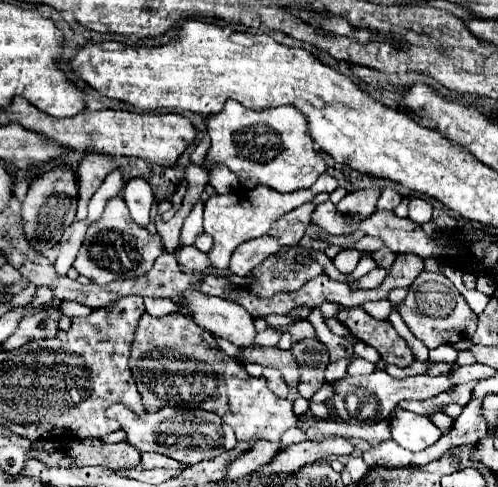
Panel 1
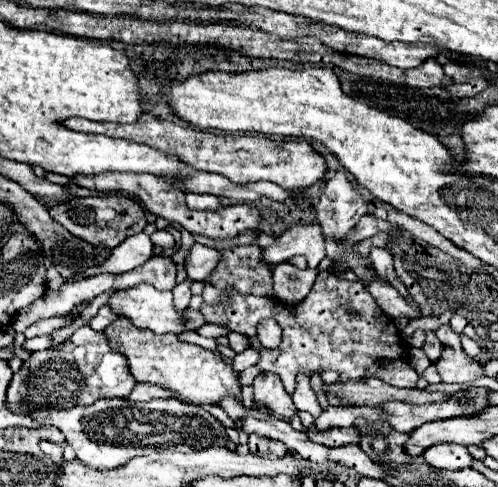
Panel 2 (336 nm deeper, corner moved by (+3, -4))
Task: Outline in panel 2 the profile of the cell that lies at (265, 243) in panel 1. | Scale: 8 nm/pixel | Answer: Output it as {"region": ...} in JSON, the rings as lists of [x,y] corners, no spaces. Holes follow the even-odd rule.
{"region":[[[192,244],[192,248],[188,250],[188,256],[184,260],[184,268],[190,280],[204,280],[218,264],[220,260],[220,252],[202,244]]]}

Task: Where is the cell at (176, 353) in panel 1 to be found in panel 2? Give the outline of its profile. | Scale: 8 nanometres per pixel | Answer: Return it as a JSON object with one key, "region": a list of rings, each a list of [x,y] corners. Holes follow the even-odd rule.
{"region":[[[116,318],[106,330],[104,336],[112,350],[124,354],[130,364],[130,372],[136,382],[160,384],[162,388],[178,392],[184,400],[192,404],[218,404],[224,396],[240,398],[238,374],[220,354],[208,352],[200,346],[180,342],[176,336],[156,336],[154,332],[136,328],[128,318]]]}

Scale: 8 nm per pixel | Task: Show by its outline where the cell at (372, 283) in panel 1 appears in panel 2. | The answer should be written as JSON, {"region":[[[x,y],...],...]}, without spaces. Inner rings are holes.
{"region":[[[204,324],[196,330],[196,334],[200,336],[206,336],[206,338],[218,338],[218,336],[226,336],[230,330],[226,328],[220,328],[220,326],[210,326],[210,324]]]}

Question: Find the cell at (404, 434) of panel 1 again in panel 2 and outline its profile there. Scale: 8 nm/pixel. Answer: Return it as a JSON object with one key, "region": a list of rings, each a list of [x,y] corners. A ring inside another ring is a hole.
{"region":[[[436,444],[430,446],[422,456],[430,466],[440,470],[462,470],[472,464],[472,456],[468,448],[458,444]]]}

